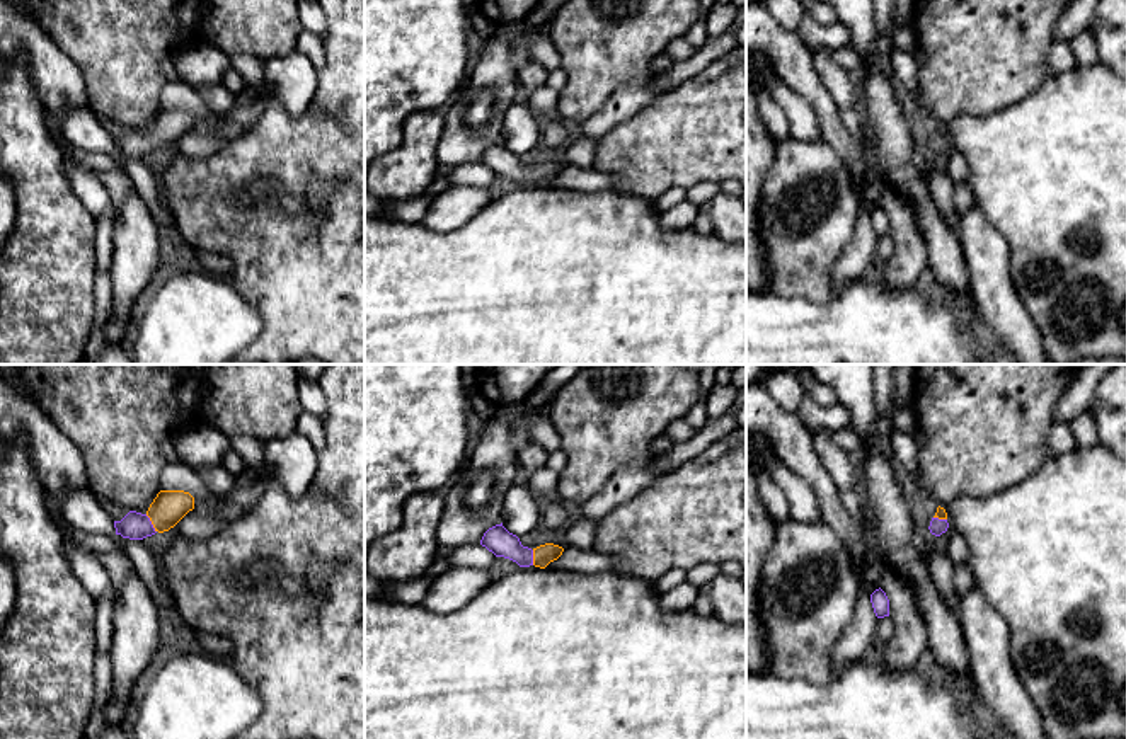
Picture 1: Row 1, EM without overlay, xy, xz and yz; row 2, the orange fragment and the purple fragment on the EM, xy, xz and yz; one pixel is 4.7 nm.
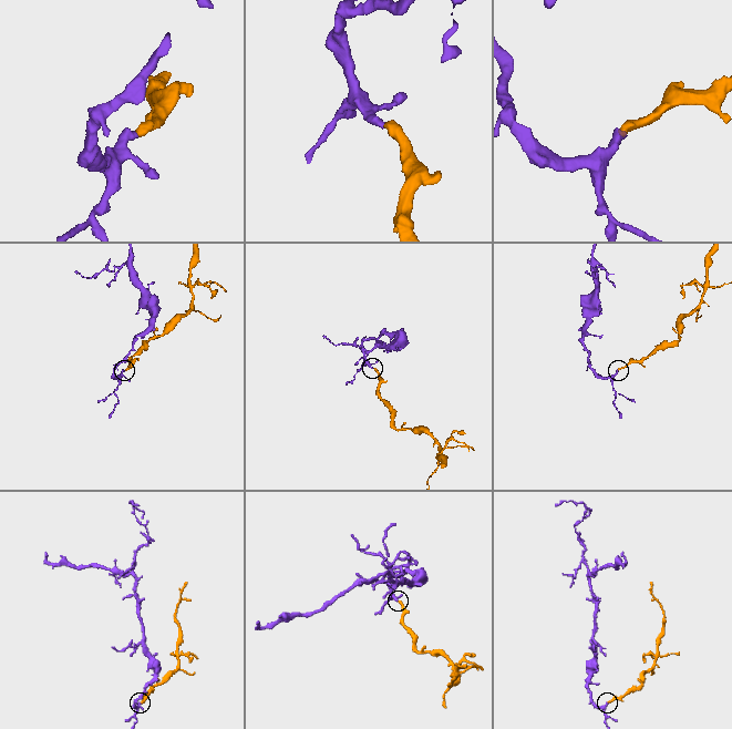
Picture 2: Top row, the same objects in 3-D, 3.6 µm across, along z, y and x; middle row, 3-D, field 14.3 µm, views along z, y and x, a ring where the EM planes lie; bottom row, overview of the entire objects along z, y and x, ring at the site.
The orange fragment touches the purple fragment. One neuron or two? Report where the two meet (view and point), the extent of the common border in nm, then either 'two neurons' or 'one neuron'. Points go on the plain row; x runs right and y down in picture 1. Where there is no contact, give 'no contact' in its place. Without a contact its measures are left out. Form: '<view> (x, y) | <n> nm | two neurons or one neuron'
xy (152, 142) | 100 nm | one neuron

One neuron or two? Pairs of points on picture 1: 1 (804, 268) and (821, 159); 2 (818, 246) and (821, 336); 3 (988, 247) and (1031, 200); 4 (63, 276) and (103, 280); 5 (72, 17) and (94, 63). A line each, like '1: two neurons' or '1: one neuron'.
1: one neuron
2: two neurons
3: two neurons
4: two neurons
5: one neuron

